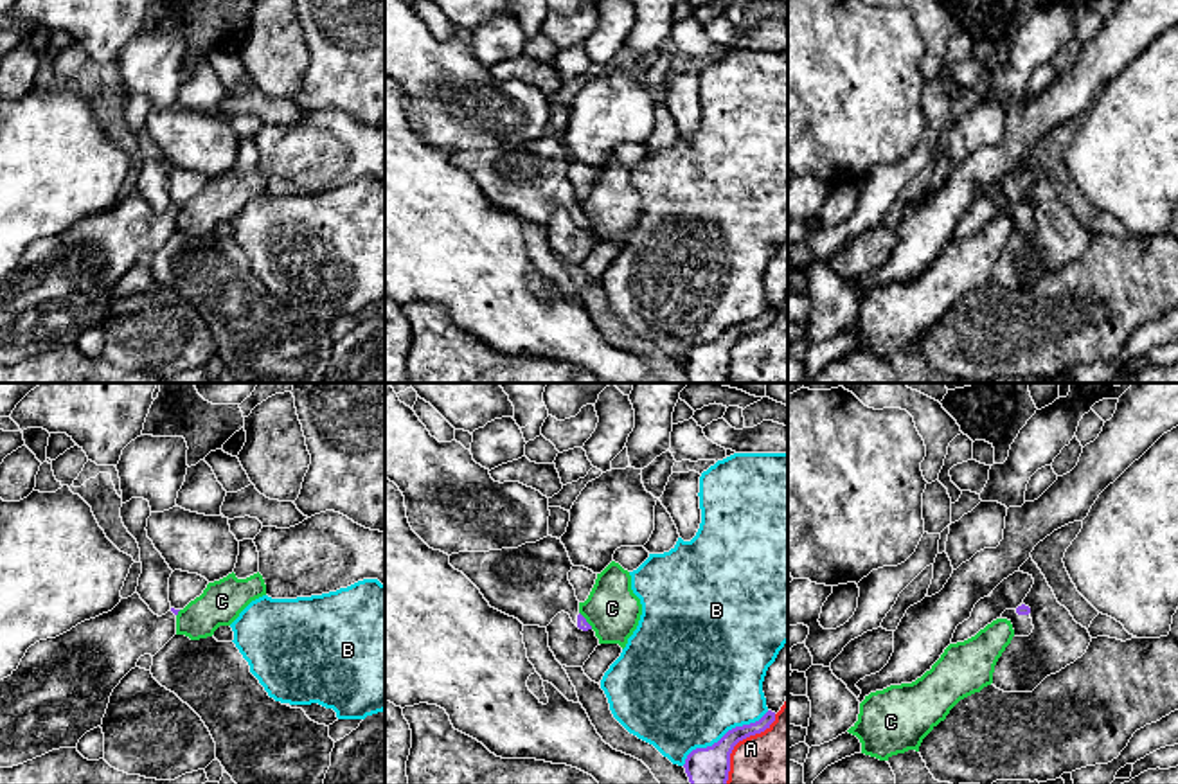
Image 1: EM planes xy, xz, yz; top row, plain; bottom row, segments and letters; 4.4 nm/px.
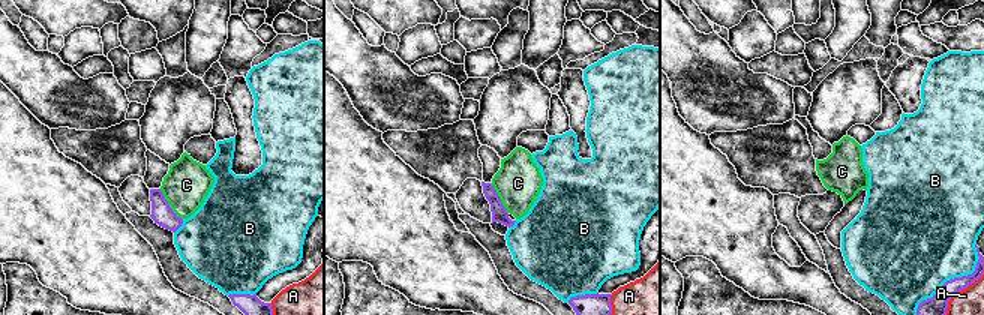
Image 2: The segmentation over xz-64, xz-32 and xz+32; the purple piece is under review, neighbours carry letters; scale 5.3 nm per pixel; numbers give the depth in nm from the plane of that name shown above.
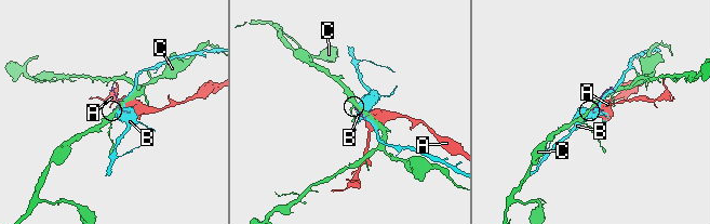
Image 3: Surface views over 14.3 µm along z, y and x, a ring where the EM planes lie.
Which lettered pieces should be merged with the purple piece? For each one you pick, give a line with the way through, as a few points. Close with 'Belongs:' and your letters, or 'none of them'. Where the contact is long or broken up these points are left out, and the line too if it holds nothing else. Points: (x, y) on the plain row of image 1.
Belongs: none of them

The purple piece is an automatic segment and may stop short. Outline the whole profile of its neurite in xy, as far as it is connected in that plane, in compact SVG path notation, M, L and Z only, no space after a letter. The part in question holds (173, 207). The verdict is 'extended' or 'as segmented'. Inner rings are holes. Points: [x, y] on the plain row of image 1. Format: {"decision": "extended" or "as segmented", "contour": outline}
{"decision": "extended", "contour": "M133 191L108 210L70 228L31 243L11 273L0 277L0 365L13 365L52 347L76 345L79 336L103 322L110 293L144 252L155 254L174 232L176 212L155 212Z"}

